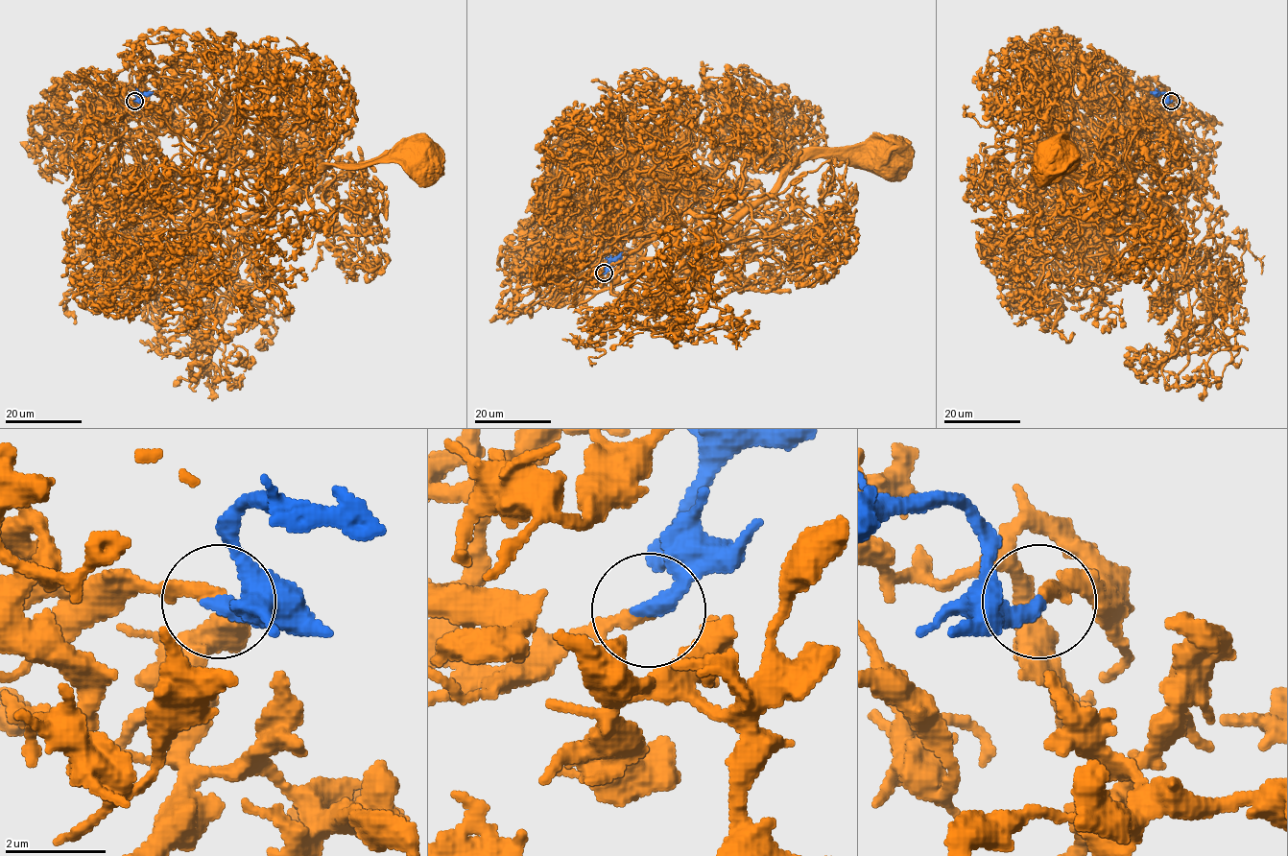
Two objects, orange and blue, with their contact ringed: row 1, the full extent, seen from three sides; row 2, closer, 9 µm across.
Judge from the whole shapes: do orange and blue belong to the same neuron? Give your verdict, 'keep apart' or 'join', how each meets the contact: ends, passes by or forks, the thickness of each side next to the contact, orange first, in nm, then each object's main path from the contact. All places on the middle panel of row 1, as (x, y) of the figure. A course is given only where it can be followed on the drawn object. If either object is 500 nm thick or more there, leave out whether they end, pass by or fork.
join; orange ends there; blue ends there; 280 nm thick on the orange side, 340 nm on the other; orange runs (605, 273), (593, 277), (576, 258), (605, 254), (620, 237), (714, 239), (804, 159), (884, 152); blue runs (604, 273), (607, 265), (622, 251)

